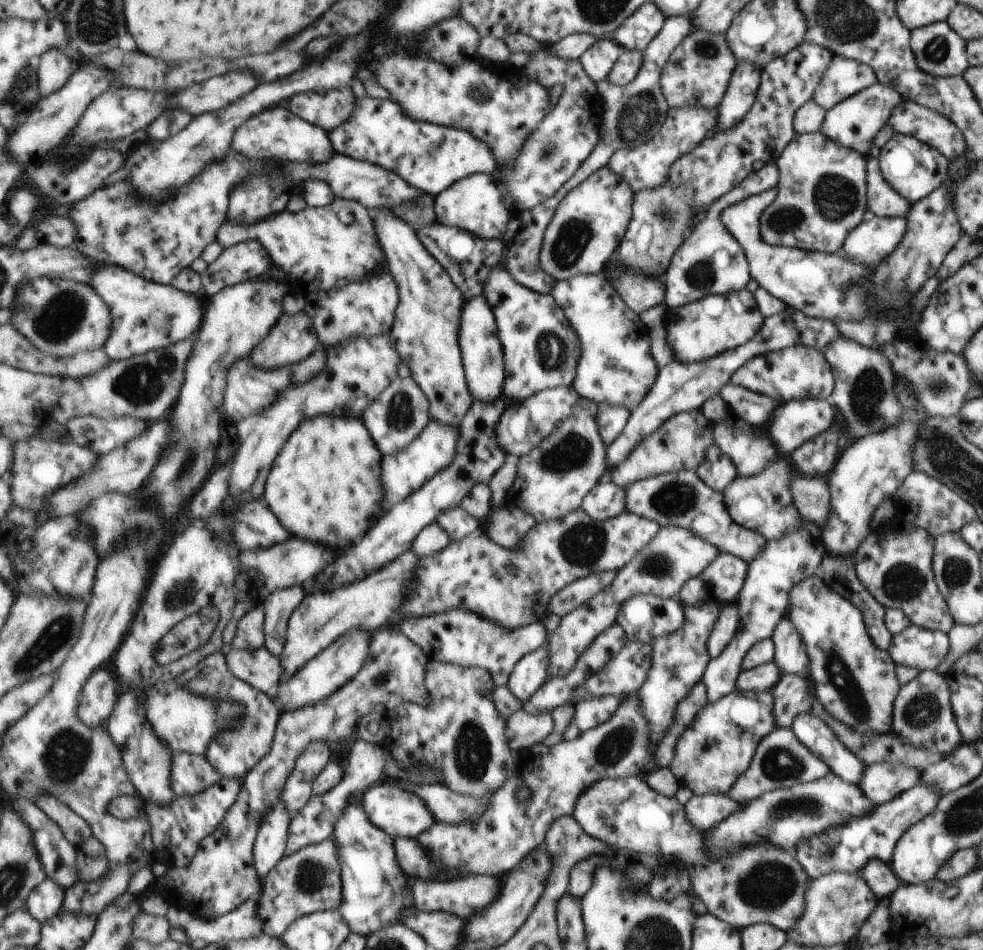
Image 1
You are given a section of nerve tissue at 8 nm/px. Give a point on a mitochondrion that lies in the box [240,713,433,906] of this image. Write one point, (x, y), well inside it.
(311, 877)

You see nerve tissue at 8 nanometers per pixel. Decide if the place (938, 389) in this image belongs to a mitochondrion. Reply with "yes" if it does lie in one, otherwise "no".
yes

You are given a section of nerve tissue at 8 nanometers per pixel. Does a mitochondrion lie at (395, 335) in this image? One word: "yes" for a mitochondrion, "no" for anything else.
no

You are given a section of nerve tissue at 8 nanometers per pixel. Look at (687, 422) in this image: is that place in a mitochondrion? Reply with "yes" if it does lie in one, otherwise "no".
no

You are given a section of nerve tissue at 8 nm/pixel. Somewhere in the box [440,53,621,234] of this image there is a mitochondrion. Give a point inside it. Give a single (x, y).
(479, 94)

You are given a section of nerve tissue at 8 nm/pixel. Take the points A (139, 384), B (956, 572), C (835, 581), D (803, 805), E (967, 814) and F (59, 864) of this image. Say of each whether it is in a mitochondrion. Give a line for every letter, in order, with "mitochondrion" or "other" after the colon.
A: mitochondrion
B: mitochondrion
C: other
D: mitochondrion
E: mitochondrion
F: other

